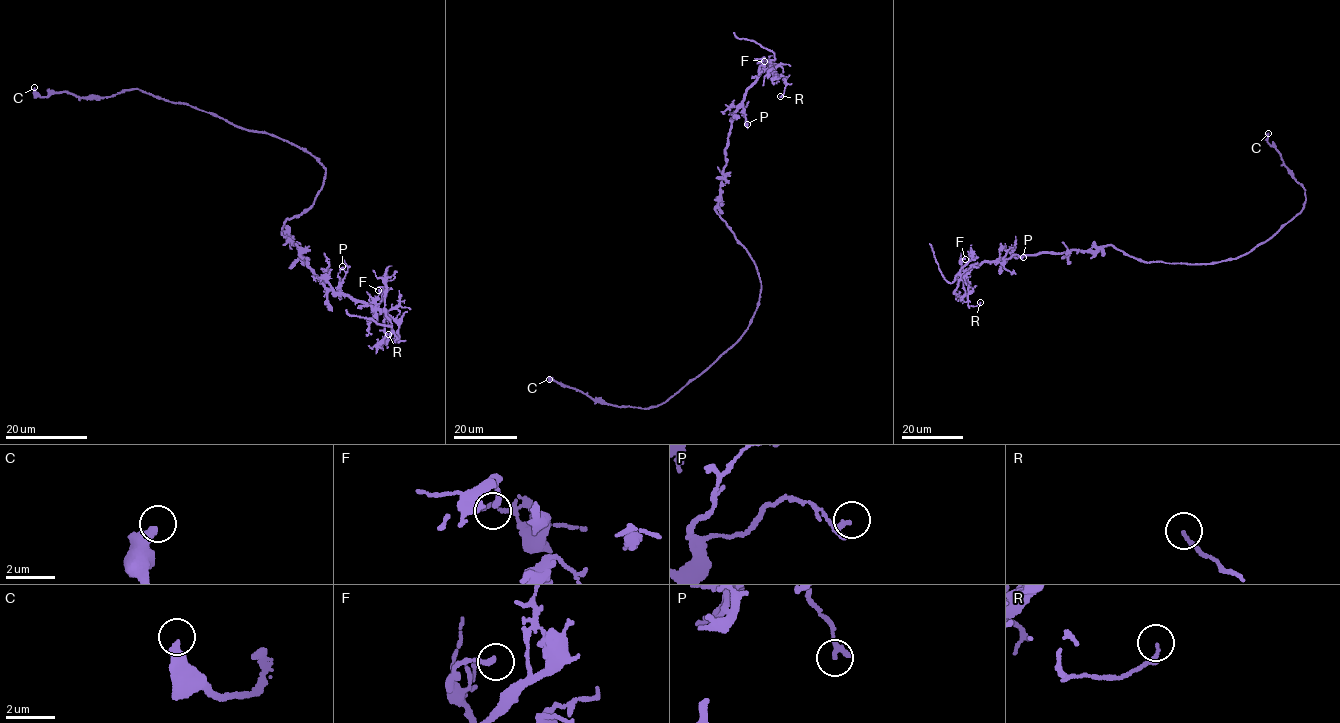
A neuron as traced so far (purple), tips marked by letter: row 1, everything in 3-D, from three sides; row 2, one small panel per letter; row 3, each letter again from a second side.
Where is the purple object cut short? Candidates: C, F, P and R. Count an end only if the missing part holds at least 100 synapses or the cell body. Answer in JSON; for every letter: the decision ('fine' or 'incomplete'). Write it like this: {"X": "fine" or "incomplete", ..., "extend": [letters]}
{"C": "fine", "F": "fine", "P": "fine", "R": "fine", "extend": []}

